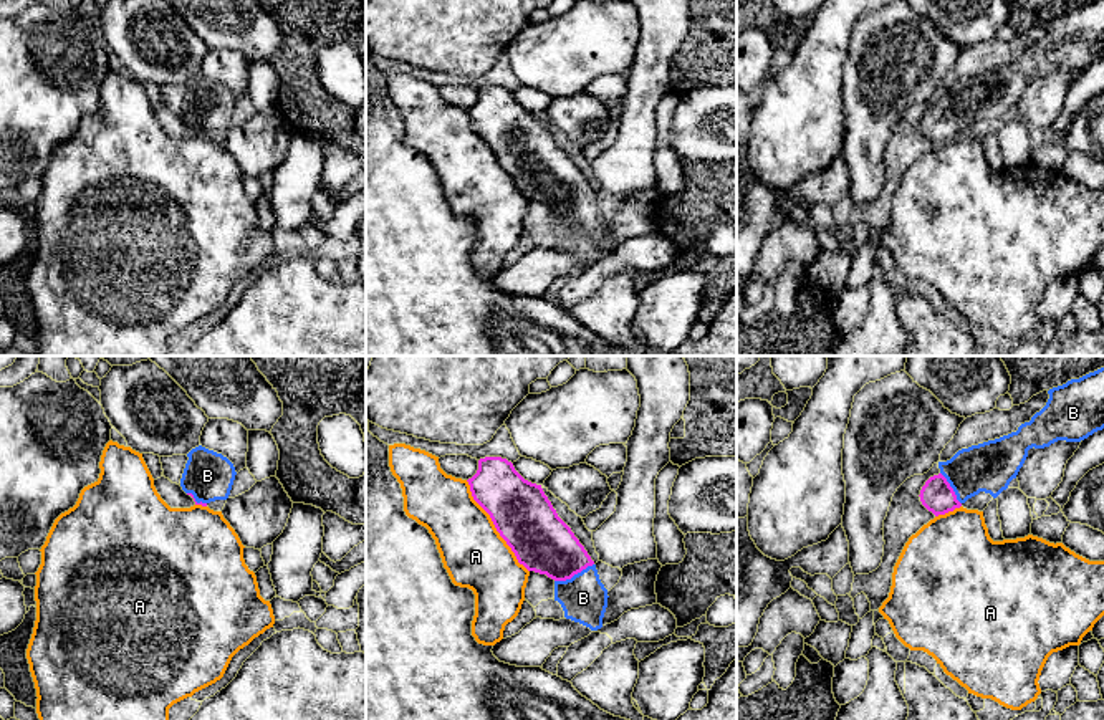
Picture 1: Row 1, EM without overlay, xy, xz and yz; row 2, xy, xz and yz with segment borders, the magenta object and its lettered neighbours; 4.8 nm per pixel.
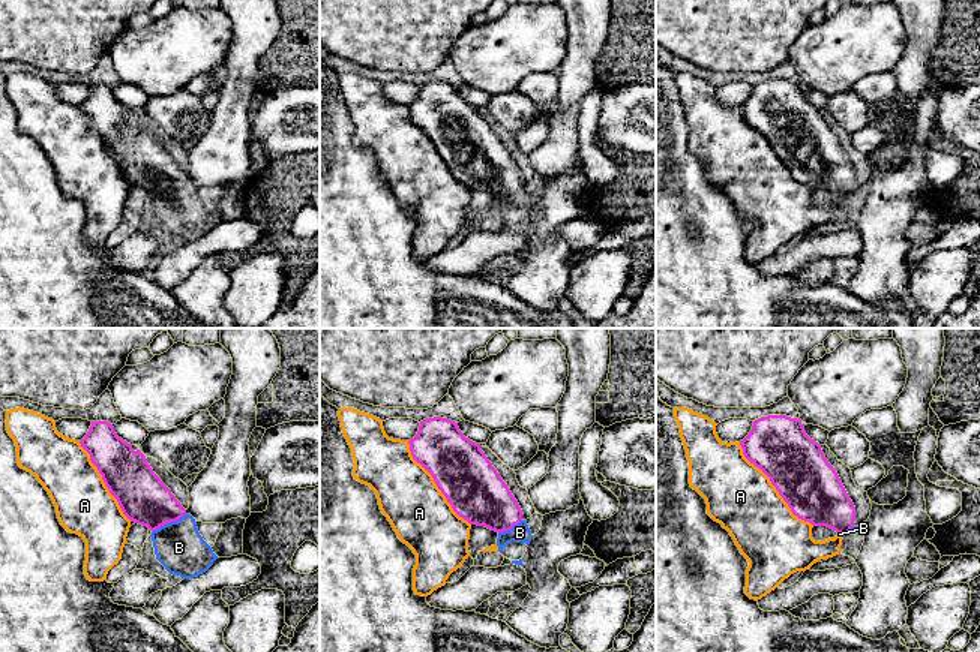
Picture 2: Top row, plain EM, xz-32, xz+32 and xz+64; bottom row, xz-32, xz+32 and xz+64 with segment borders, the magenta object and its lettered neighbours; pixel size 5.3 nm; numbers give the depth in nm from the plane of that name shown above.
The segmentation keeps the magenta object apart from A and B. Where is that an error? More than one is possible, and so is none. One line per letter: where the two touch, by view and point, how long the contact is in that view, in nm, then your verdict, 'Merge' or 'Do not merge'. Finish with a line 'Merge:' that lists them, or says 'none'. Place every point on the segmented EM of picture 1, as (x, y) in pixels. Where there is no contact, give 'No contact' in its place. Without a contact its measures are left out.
A: Touches magenta at xz (495, 527). Shared border 550 nm. Do not merge
B: Touches magenta at xz (573, 575). Shared border 220 nm. Merge
Merge: B

